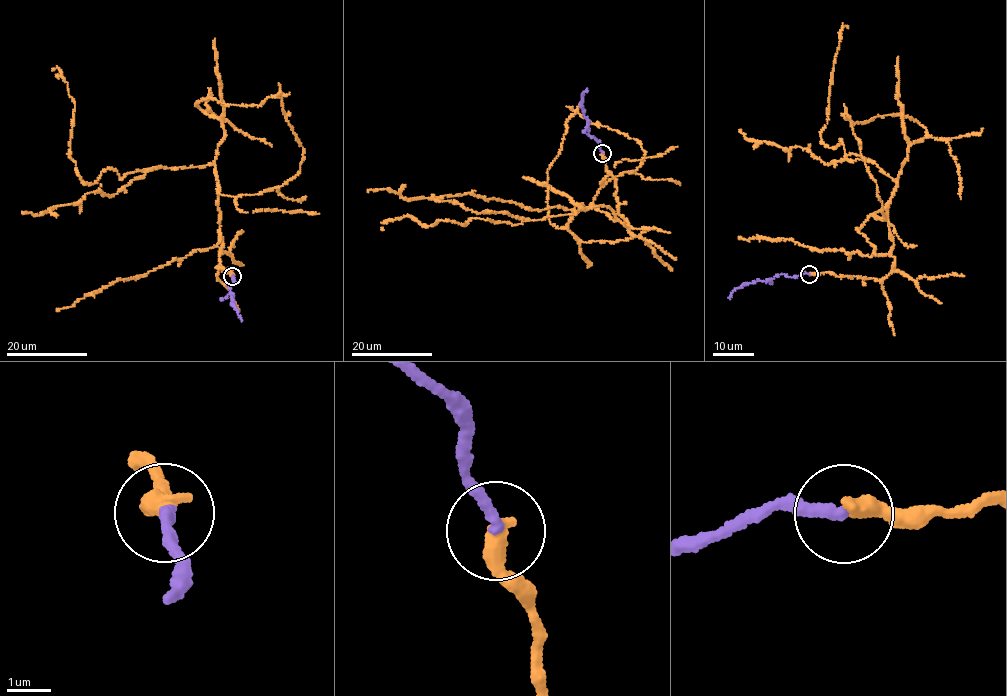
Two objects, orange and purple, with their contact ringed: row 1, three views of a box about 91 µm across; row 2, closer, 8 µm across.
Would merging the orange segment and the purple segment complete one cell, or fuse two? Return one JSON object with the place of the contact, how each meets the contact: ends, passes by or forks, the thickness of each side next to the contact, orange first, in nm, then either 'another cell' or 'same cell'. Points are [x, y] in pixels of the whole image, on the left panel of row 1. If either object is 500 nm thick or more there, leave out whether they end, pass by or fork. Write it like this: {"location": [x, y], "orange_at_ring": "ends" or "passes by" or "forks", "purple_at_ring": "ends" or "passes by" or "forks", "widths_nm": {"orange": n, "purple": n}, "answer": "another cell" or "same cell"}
{"location": [232, 276], "orange_at_ring": "ends", "purple_at_ring": "ends", "widths_nm": {"orange": 440, "purple": 260}, "answer": "same cell"}

